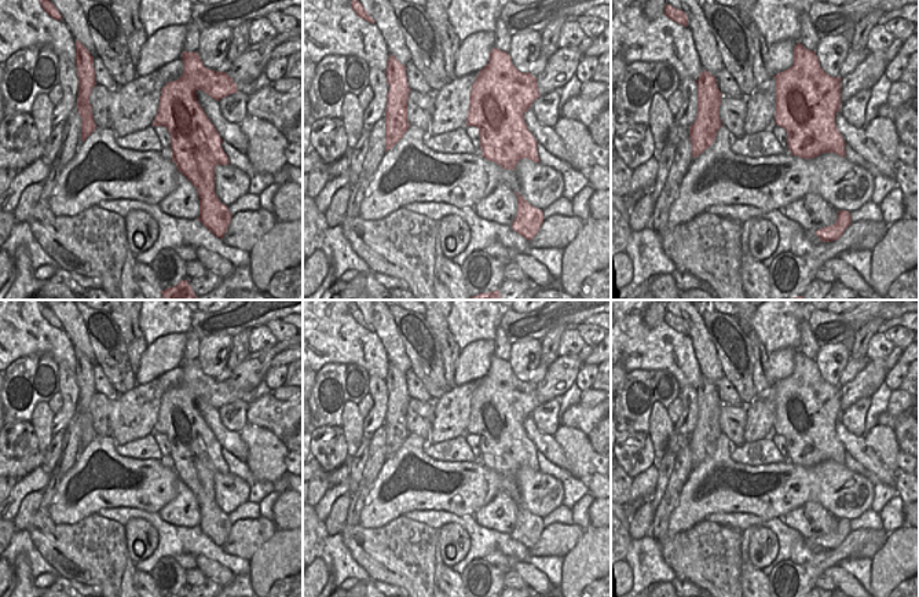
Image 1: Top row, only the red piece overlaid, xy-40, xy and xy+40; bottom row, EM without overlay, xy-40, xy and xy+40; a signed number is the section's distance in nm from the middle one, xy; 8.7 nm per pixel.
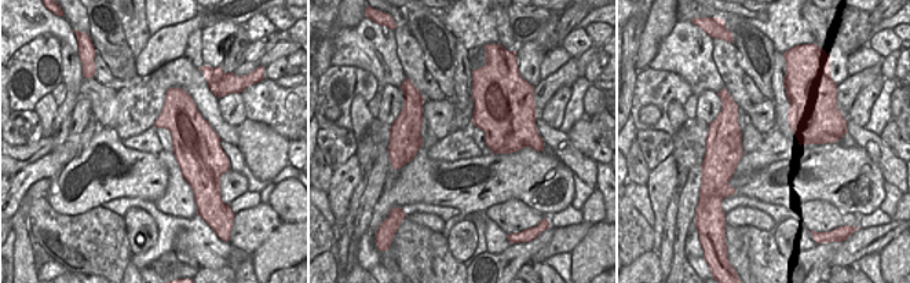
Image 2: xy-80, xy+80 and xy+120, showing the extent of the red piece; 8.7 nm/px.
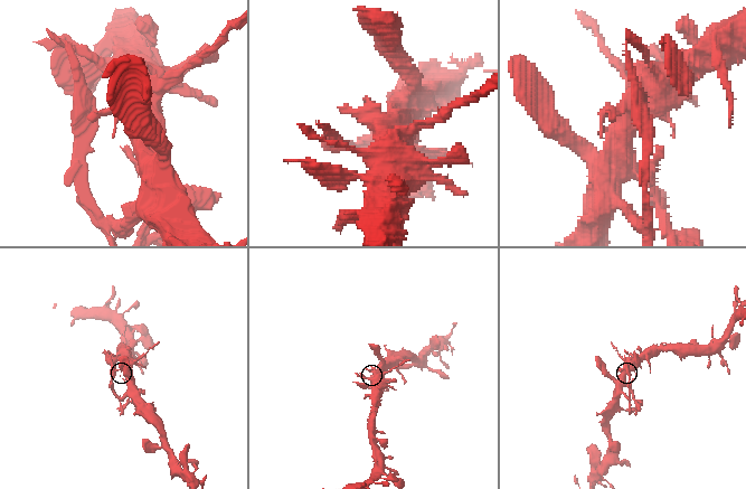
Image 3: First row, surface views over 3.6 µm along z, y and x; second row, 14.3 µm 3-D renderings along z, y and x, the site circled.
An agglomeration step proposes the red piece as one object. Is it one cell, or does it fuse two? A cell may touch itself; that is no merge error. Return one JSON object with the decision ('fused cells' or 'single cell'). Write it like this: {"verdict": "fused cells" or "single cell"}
{"verdict": "fused cells"}

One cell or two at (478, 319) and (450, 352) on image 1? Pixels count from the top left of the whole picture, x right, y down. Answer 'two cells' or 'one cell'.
two cells

